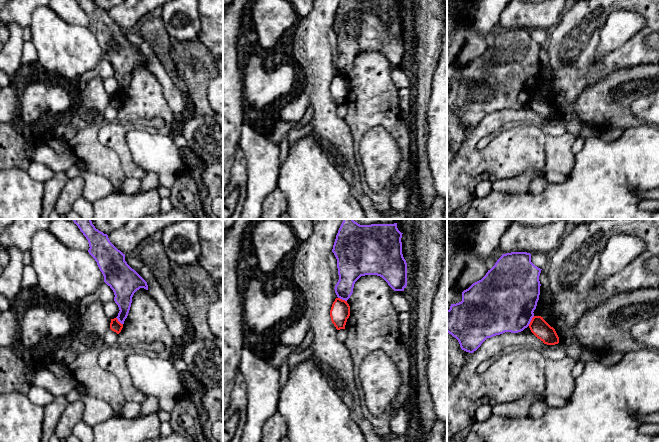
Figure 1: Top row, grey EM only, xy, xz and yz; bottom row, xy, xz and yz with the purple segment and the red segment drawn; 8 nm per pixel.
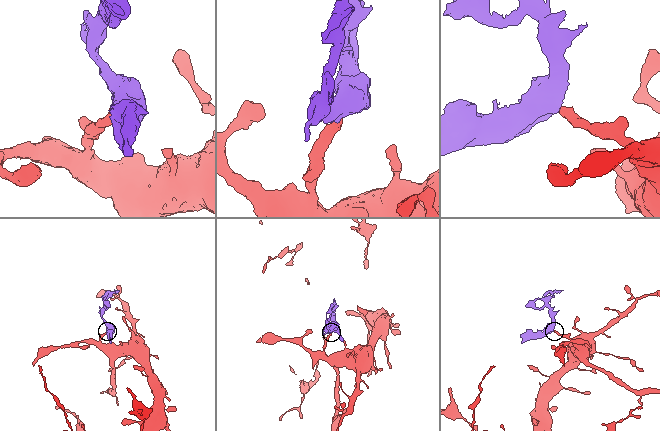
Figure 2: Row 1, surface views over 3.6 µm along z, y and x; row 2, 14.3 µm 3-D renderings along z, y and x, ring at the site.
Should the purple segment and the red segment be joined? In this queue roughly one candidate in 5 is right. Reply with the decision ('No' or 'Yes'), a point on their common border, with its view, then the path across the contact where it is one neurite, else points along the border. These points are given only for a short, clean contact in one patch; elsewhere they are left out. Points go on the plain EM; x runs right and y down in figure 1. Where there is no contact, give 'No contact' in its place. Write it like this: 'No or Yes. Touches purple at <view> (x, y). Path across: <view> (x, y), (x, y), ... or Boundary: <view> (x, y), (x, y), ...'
No. Touches purple at yz (530, 97). Boundary: yz (534, 92), (528, 101)

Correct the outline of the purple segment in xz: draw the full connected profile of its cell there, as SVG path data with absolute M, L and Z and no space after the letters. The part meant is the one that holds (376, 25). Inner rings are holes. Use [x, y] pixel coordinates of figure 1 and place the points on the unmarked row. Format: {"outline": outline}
{"outline": "M341 0L332 25L339 51L334 64L337 73L347 77L355 58L365 51L380 52L394 67L404 67L407 62L407 39L402 30L402 10L397 0Z"}

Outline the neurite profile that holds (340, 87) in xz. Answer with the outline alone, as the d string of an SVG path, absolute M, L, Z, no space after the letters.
M336 74L330 86L330 93L337 106L345 105L349 92L350 82L347 77Z

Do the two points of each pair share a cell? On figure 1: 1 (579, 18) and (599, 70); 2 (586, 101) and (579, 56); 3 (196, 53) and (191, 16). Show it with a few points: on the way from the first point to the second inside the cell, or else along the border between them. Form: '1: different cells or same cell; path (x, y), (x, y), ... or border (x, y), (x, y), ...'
1: same cell; path (579, 31), (579, 50), (586, 57)
2: different cells; border (605, 77), (580, 93), (575, 110)
3: different cells; border (197, 38), (172, 40)

